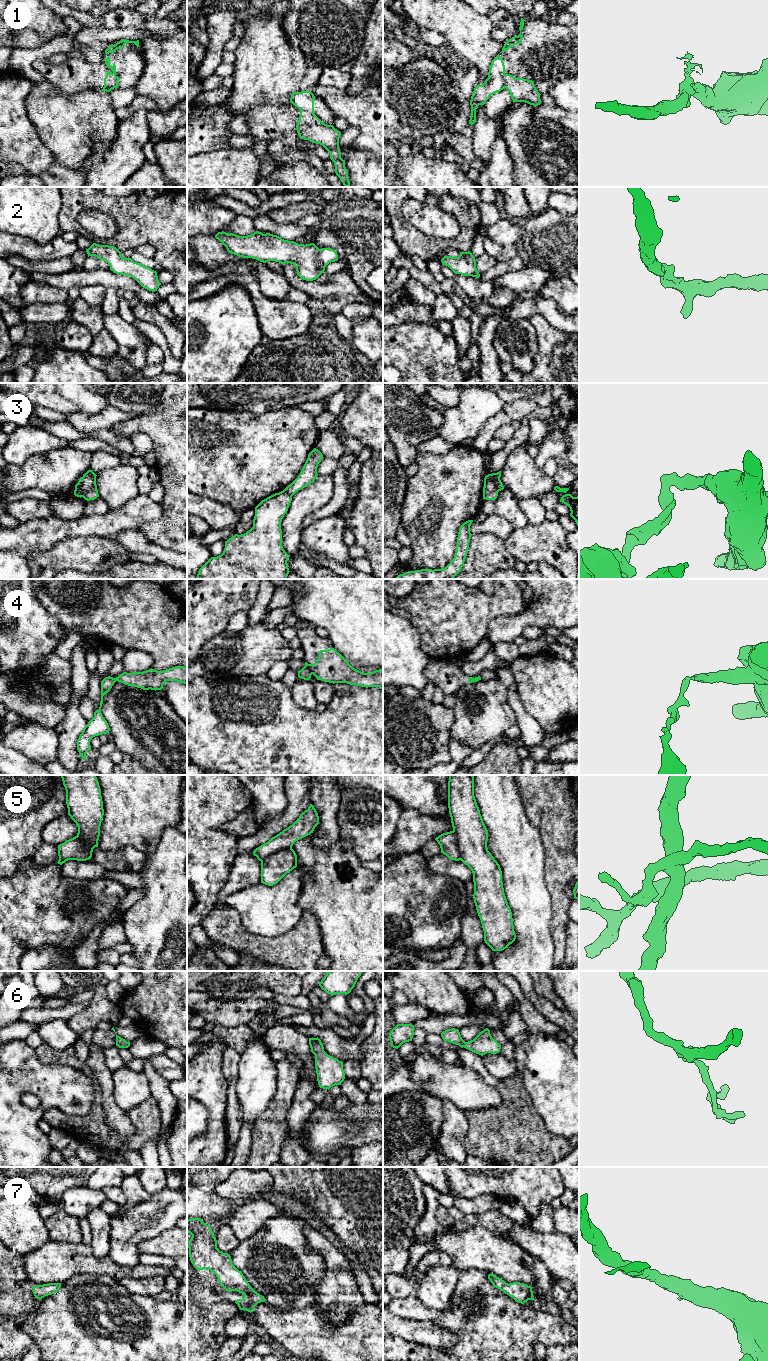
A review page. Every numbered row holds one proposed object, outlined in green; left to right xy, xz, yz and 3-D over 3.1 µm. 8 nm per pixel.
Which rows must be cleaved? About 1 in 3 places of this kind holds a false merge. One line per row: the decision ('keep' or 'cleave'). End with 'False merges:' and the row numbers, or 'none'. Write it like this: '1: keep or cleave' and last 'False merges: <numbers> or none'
1: cleave
2: keep
3: cleave
4: cleave
5: cleave
6: keep
7: keep
False merges: 1, 3, 4, 5

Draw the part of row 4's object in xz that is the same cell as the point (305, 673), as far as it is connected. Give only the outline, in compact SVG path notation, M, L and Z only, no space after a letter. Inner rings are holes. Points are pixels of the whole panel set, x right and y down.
M305 662L305 666L298 671L298 677L304 680L309 680L311 678L312 671L309 667L309 664Z

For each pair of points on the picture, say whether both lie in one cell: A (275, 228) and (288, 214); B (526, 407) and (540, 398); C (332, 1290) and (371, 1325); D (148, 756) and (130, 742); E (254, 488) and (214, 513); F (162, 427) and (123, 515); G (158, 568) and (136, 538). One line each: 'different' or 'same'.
A: different
B: different
C: different
D: same
E: different
F: different
G: different

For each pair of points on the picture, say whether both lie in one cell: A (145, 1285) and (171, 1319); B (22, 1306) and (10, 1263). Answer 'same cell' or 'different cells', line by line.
A: different cells
B: same cell

